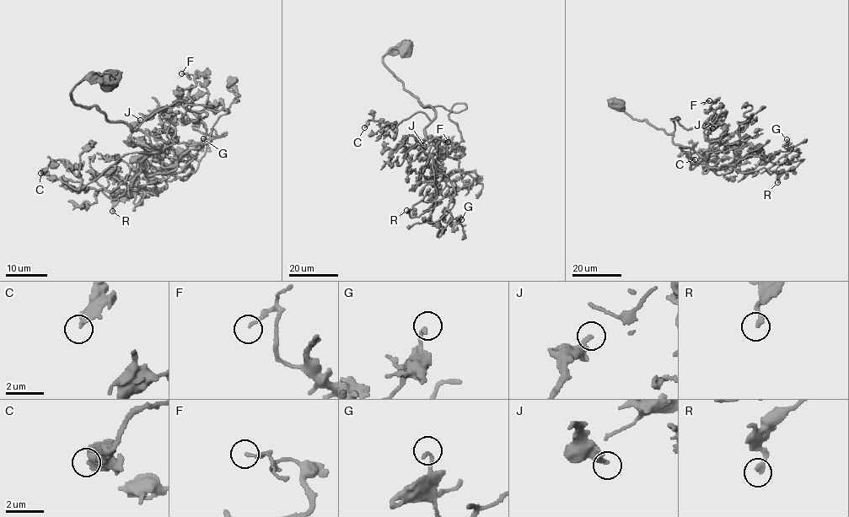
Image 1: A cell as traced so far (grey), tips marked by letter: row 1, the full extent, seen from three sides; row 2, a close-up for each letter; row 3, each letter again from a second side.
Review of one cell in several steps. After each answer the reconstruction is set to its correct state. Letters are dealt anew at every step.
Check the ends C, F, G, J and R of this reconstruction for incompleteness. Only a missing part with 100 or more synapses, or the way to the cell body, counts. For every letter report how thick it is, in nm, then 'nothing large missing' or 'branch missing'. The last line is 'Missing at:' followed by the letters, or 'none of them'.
C: 440 nm | nothing large missing
F: 150 nm | nothing large missing
G: 180 nm | nothing large missing
J: 280 nm | nothing large missing
R: 240 nm | nothing large missing
Missing at: none of them

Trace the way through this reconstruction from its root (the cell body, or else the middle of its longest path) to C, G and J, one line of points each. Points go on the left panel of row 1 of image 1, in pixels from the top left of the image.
C: (110, 79), (88, 73), (72, 99), (142, 130), (159, 150), (124, 154), (83, 186), (64, 159), (40, 173)
G: (110, 79), (88, 73), (72, 99), (159, 149), (131, 186), (190, 166), (185, 180), (203, 138)
J: (110, 79), (88, 73), (72, 99), (142, 130), (159, 149), (143, 169), (171, 172), (127, 142), (140, 120)

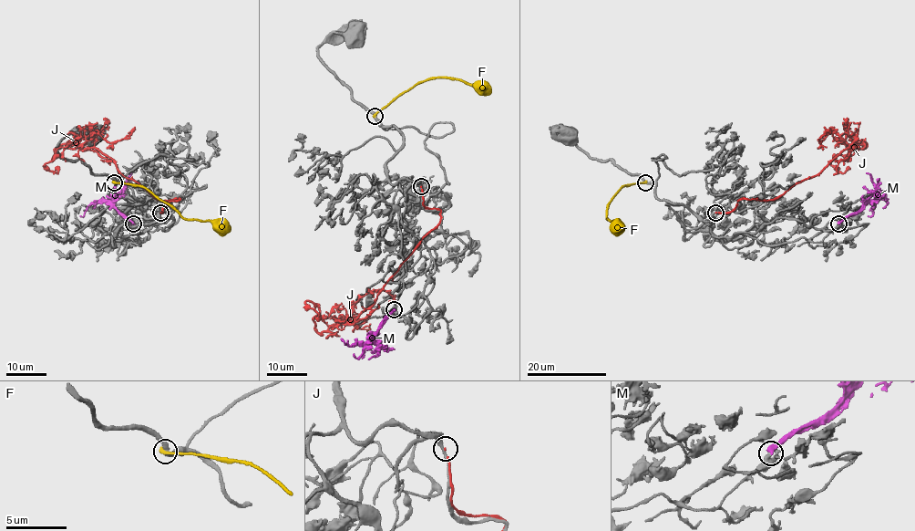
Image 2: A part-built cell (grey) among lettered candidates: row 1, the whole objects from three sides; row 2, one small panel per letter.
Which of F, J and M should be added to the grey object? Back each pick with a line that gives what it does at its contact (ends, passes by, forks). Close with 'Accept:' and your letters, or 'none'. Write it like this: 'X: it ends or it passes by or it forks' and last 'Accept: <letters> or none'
Accept: none

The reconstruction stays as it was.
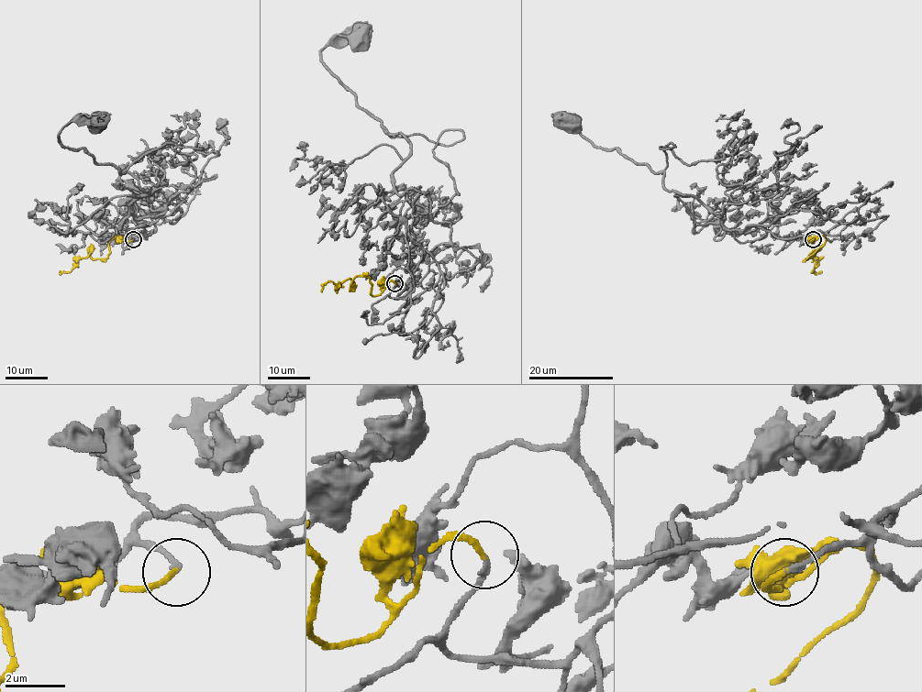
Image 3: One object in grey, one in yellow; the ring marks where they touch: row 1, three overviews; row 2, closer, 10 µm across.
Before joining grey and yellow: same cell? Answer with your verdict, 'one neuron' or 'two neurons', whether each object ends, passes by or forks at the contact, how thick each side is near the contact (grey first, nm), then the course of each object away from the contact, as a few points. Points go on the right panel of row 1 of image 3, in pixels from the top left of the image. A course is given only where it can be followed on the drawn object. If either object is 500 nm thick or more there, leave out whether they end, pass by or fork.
one neuron | grey ends | yellow ends | 150/190 nm | grey via (814, 239), (828, 231), (727, 229), (693, 196), (669, 191), (663, 173), (597, 148), (572, 121) | yellow via (814, 239), (822, 236), (826, 241), (806, 259), (813, 253), (811, 271), (822, 271)

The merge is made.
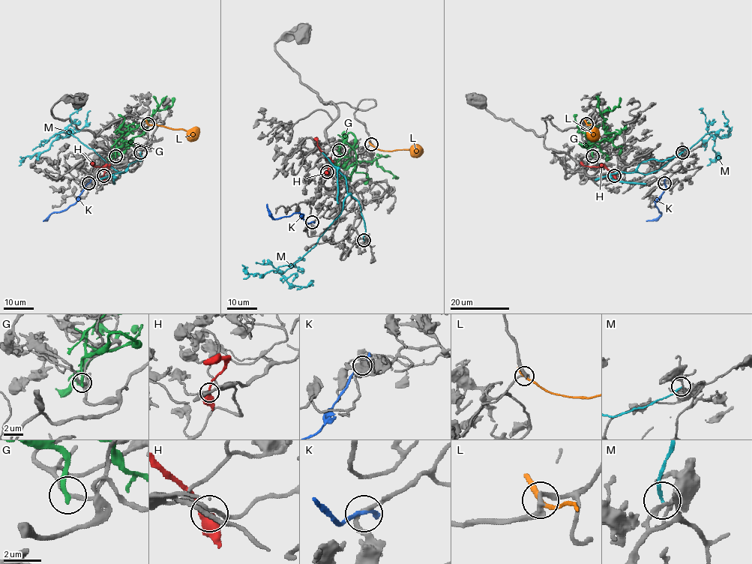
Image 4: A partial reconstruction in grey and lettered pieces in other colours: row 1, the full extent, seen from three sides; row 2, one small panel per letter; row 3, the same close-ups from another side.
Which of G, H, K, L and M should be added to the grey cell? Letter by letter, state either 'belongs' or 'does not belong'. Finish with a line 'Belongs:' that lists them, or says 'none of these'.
G: does not belong
H: does not belong
K: does not belong
L: does not belong
M: does not belong
Belongs: none of these

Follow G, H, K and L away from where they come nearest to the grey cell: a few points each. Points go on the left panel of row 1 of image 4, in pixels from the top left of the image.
G: (115, 156), (116, 144), (122, 145), (126, 142), (122, 136), (154, 111), (170, 106), (175, 97)
H: (103, 175), (108, 166), (94, 166), (90, 161)
K: (88, 183), (73, 204), (51, 214), (43, 220)
L: (148, 124), (183, 129), (193, 133), (196, 139)

